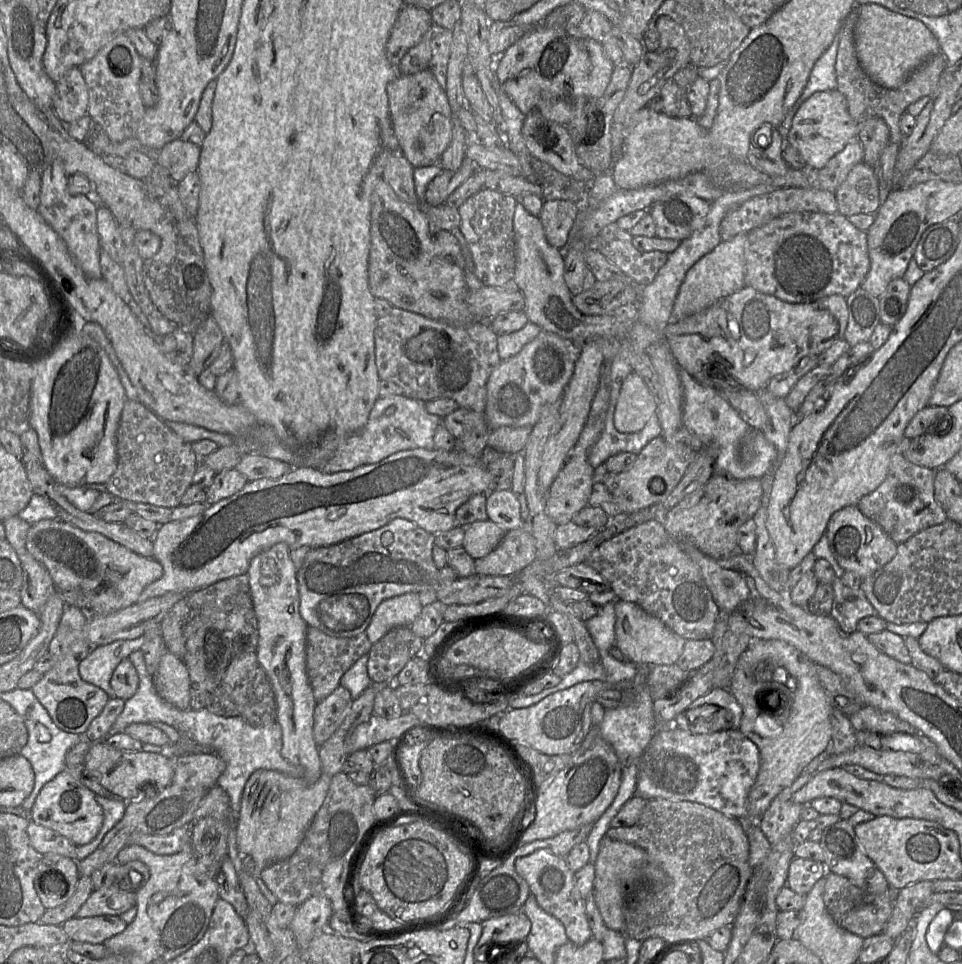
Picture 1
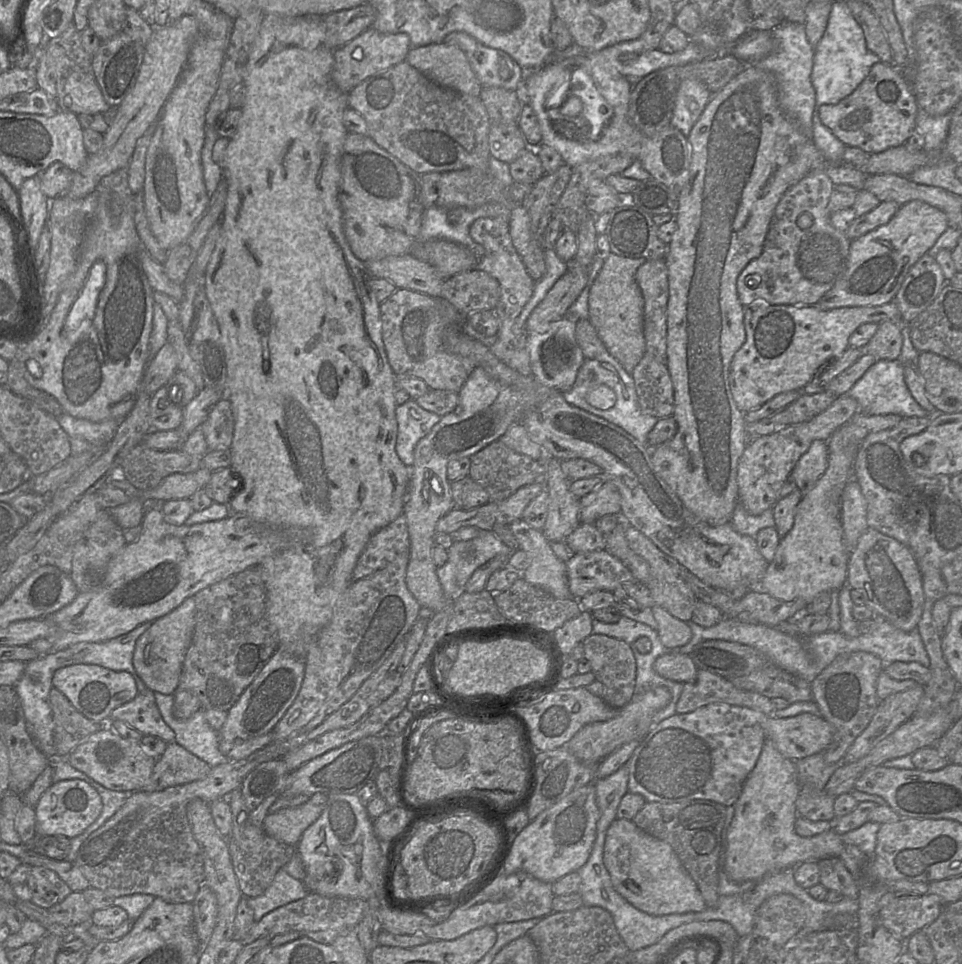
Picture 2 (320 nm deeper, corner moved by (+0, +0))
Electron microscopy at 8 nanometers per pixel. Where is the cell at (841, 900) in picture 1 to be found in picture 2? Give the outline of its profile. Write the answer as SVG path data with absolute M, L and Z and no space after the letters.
M839 856L822 859L818 864L821 885L828 891L837 891L846 898L857 900L857 886Z

